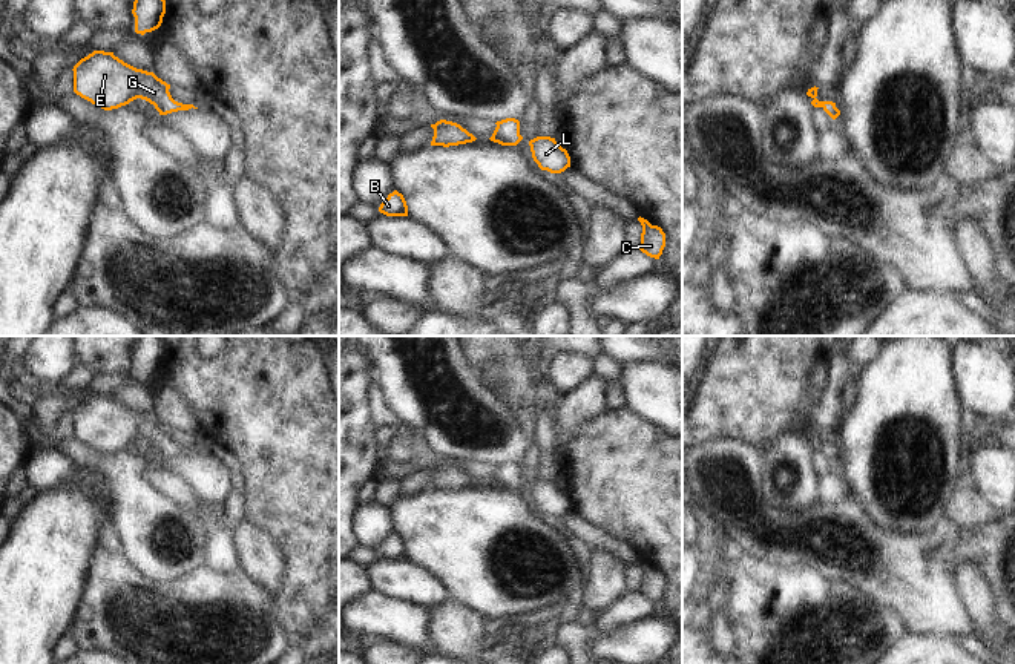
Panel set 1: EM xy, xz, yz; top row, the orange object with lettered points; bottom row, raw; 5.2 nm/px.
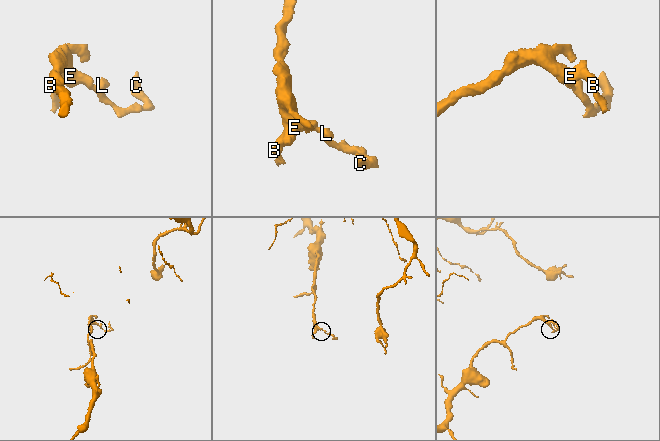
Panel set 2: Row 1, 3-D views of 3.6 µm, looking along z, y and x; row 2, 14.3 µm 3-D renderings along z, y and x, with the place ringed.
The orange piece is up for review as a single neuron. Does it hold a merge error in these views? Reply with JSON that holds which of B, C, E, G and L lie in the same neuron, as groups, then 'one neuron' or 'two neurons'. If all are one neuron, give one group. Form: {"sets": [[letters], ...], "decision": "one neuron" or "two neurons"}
{"sets": [["B", "C", "E", "G", "L"]], "decision": "one neuron"}

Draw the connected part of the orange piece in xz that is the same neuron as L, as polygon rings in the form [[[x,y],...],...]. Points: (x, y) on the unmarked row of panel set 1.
[[[537,480],[529,485],[534,505],[541,514],[550,517],[561,517],[570,511],[570,500],[566,492],[563,492],[555,482]]]

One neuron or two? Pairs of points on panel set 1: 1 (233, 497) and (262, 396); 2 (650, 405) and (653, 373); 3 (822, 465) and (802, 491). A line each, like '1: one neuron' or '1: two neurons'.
1: two neurons
2: one neuron
3: two neurons

